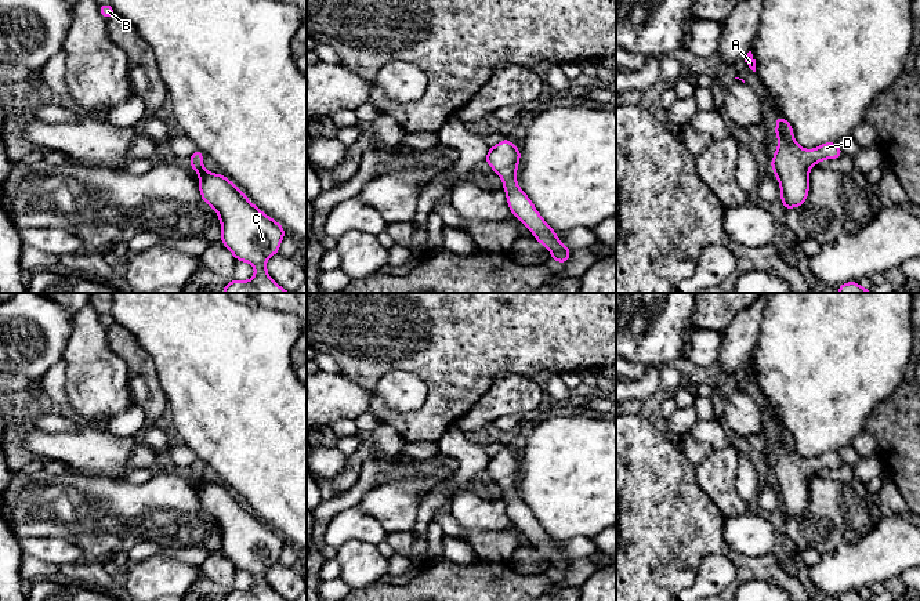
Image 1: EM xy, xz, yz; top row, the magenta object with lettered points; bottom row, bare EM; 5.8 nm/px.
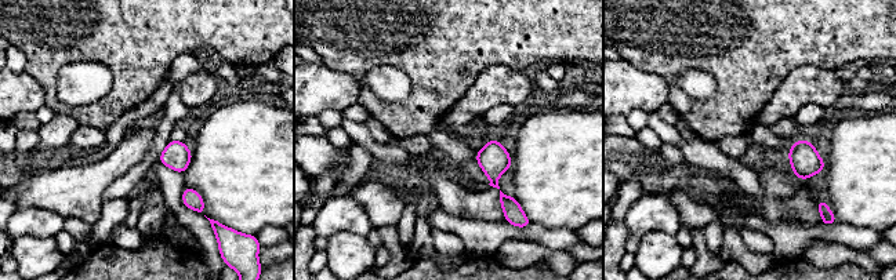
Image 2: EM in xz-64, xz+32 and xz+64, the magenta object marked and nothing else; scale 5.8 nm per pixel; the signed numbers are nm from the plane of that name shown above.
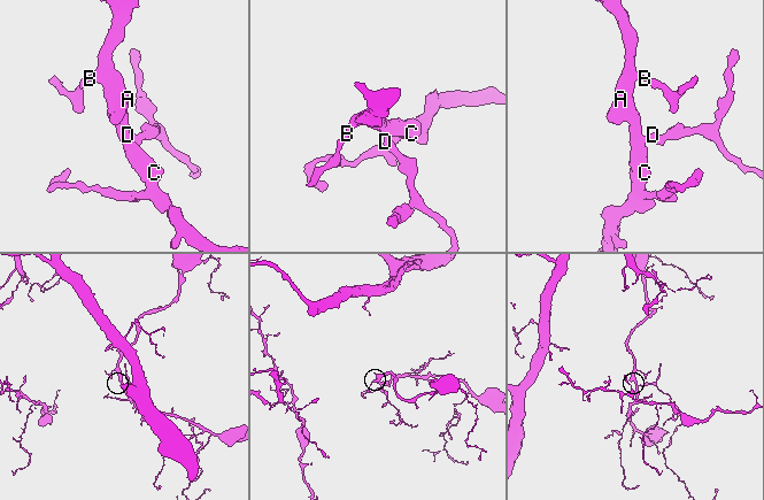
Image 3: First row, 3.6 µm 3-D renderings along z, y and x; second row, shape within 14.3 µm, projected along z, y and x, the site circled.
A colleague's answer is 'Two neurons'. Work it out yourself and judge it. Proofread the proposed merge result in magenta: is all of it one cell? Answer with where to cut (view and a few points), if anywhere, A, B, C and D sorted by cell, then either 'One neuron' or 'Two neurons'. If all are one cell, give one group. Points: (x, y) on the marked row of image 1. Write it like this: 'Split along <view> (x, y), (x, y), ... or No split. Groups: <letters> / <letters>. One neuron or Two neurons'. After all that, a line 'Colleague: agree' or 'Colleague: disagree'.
No split. Groups: A B C D. One neuron
Colleague: disagree

